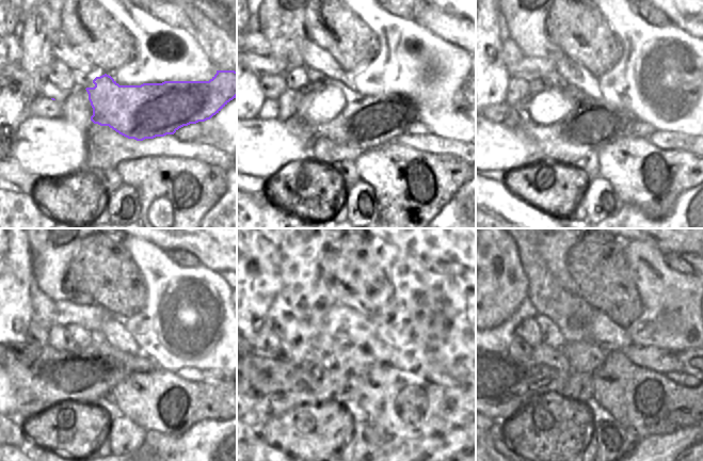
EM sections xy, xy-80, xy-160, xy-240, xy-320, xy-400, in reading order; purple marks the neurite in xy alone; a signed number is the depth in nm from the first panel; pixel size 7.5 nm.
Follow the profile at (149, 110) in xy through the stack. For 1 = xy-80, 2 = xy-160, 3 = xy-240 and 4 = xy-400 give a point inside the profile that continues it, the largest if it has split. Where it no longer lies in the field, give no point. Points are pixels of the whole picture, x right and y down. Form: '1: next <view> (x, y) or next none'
1: next xy-80 (364, 122)
2: next xy-160 (591, 125)
3: next xy-240 (43, 376)
4: next xy-400 (497, 385)

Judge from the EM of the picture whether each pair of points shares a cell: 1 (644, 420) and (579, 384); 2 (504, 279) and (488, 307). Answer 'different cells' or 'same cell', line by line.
1: different cells
2: same cell

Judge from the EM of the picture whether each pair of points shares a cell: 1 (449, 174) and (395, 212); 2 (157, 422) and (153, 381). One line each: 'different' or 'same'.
1: same
2: same

